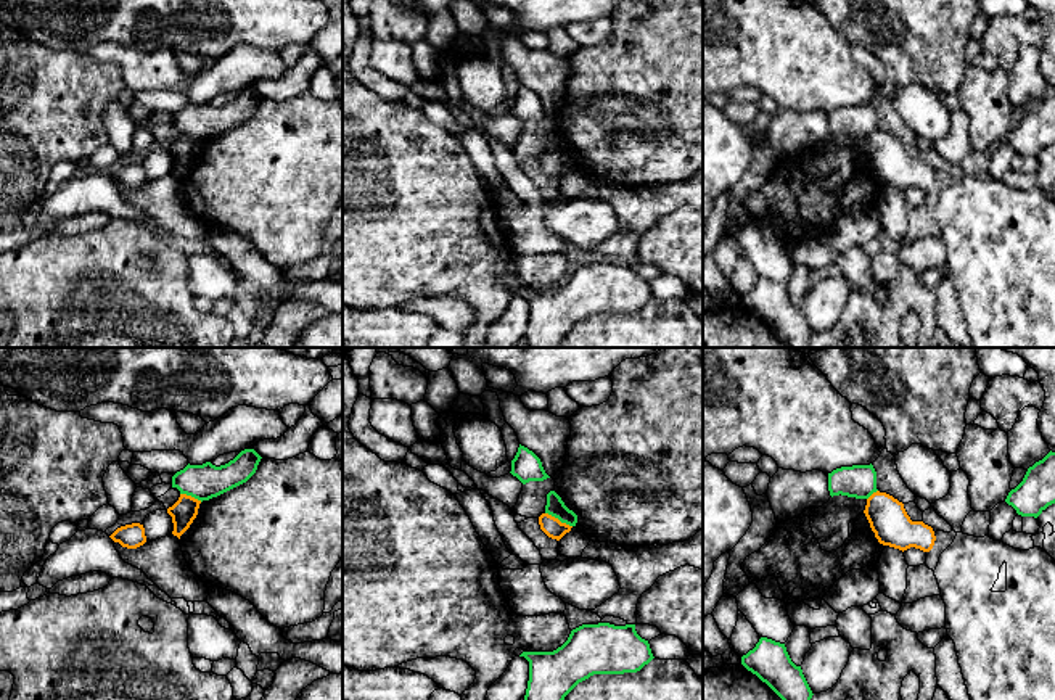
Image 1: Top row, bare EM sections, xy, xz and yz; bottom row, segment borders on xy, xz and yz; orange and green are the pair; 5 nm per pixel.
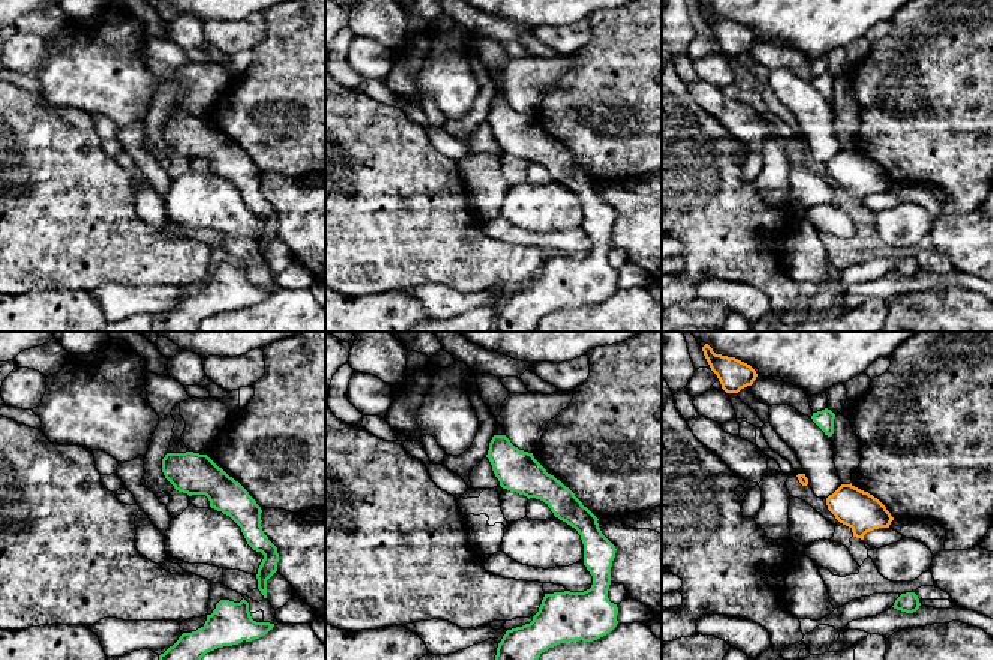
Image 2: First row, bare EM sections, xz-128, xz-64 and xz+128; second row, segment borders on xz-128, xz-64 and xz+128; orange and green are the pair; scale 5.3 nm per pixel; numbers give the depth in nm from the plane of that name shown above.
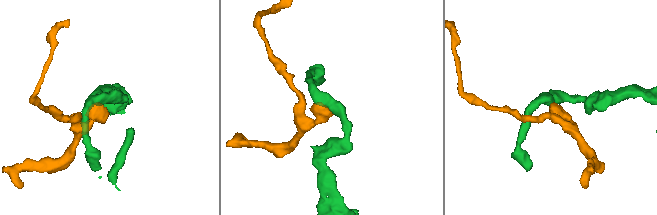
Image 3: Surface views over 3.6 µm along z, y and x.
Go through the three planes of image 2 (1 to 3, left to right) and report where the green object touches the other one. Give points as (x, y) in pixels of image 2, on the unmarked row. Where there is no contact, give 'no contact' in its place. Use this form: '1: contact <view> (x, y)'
1: no contact
2: no contact
3: no contact

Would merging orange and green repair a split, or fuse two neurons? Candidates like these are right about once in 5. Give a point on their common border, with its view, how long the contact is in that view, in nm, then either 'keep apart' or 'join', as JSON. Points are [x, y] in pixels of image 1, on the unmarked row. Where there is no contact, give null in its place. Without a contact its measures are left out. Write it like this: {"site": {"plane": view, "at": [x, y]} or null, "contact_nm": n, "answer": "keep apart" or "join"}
{"site": {"plane": "xz", "at": [557, 158]}, "contact_nm": 150, "answer": "keep apart"}

